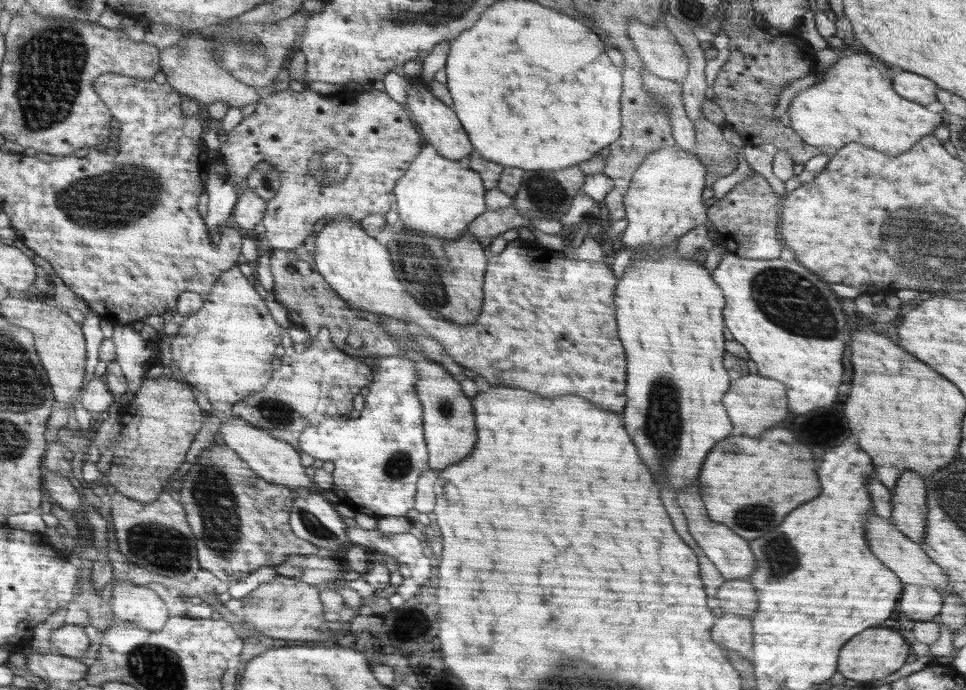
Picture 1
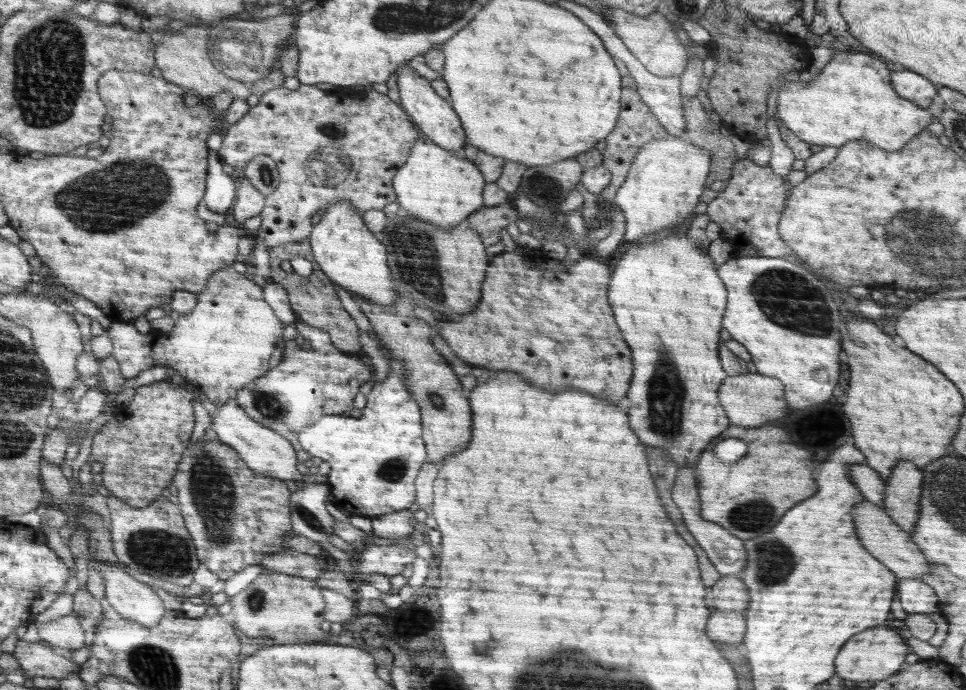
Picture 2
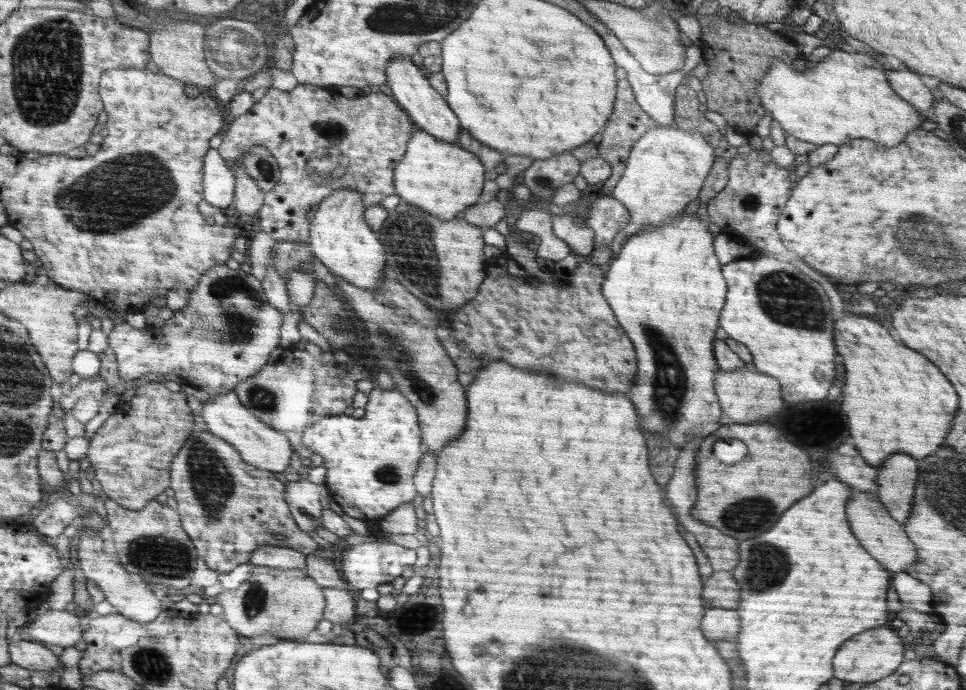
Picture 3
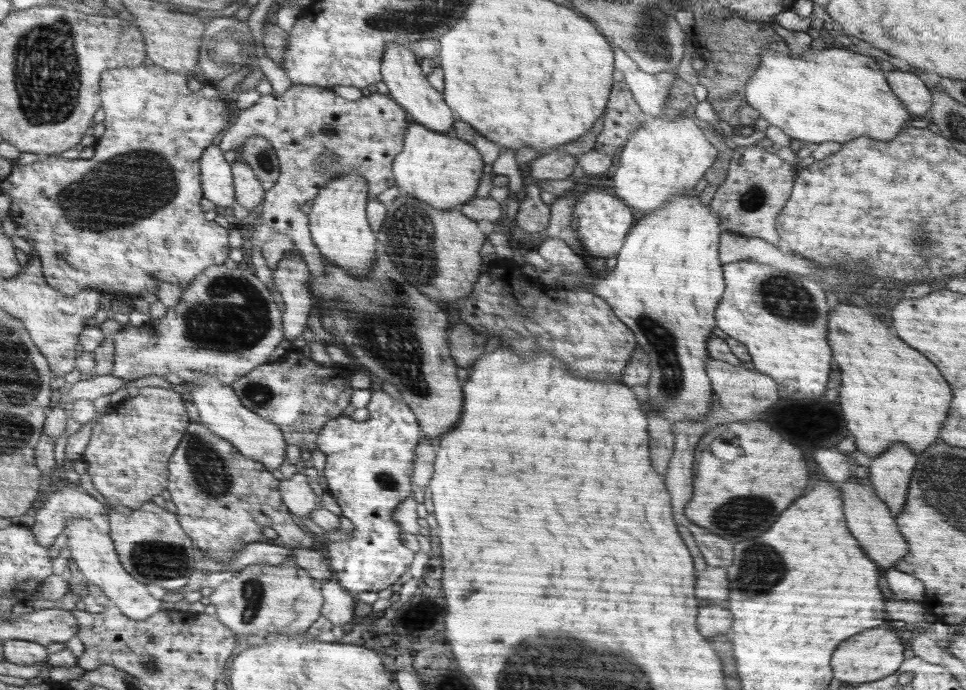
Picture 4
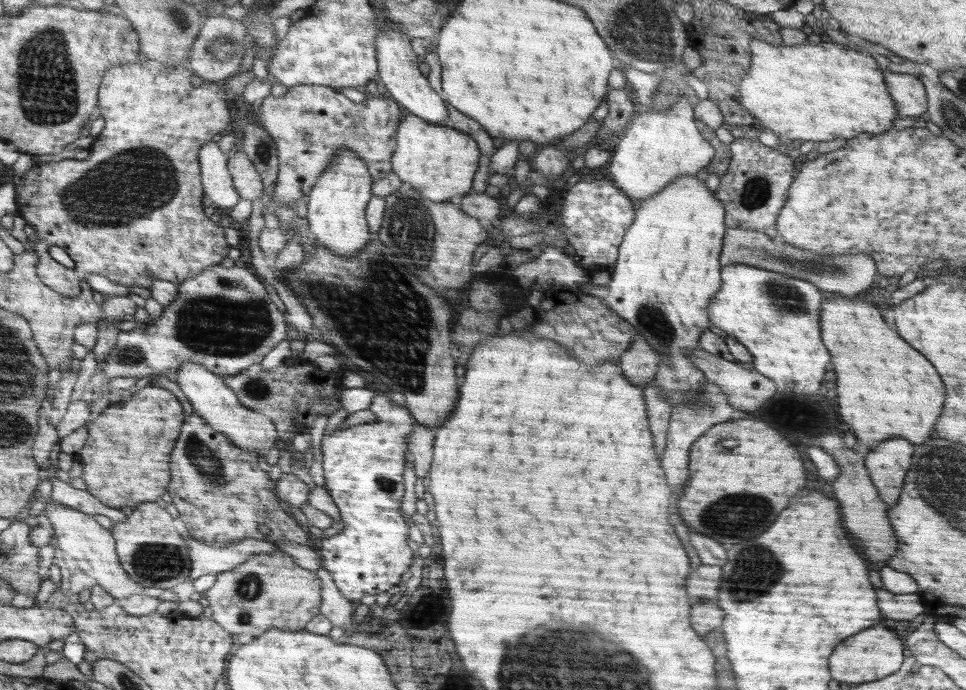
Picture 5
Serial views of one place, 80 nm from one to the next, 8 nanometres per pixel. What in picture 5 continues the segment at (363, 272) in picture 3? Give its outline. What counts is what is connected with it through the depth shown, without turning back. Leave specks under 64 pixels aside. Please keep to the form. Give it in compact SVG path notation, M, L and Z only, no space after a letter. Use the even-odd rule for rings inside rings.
M341 148L306 198L307 220L315 242L337 254L359 254L371 240L372 232L367 224L366 211L372 199L372 190L374 181L367 165L353 150Z

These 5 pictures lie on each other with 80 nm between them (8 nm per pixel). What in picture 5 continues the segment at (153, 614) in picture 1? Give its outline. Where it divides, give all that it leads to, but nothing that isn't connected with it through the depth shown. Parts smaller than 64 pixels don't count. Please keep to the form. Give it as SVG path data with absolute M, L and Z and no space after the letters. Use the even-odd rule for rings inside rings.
M52 498L49 499L44 512L49 516L55 530L54 536L58 540L58 548L60 546L60 550L70 554L78 562L78 566L96 580L98 586L111 593L116 599L116 604L126 613L132 616L148 616L160 608L162 600L148 596L148 588L128 576L118 558L111 532L99 525L92 515L84 514L75 508L68 508L59 502L53 502Z

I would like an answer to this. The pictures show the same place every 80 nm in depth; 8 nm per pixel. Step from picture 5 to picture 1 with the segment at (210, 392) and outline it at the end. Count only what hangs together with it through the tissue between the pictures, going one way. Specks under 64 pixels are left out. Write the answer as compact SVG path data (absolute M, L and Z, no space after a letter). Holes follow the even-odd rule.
M232 416L226 423L222 422L218 434L222 435L226 446L235 450L264 480L274 484L283 484L299 492L310 491L312 488L313 479L308 477L304 471L306 466L302 463L300 451L291 444L272 436L262 428L248 424L239 416Z

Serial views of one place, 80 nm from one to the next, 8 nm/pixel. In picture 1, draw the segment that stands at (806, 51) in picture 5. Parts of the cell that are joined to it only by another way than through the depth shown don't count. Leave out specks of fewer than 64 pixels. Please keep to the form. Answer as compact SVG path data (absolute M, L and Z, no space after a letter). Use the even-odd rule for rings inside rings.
M854 54L840 58L824 80L800 92L788 107L792 129L806 144L839 149L857 142L888 156L908 152L924 136L933 135L944 120L926 106L906 100L892 90L890 70L872 56Z

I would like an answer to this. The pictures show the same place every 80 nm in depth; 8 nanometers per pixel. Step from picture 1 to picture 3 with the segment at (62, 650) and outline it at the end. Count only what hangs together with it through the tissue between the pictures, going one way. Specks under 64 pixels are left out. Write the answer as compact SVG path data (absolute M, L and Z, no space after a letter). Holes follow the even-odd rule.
M48 611L30 618L28 634L43 644L56 644L64 649L83 638L79 617L70 611Z

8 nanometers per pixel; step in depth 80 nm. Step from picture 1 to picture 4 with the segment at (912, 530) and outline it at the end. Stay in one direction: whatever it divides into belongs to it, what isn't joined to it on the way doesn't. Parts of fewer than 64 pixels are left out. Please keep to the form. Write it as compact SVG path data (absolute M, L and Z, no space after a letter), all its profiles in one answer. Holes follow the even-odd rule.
M894 444L866 464L875 493L895 517L903 511L914 466L916 456L904 444Z

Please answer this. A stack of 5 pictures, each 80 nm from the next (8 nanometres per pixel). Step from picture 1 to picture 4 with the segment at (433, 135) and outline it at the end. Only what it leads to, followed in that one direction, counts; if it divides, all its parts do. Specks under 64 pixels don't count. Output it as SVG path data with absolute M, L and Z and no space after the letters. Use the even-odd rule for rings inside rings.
M389 43L383 55L381 81L390 90L389 97L399 102L412 115L414 122L427 126L434 132L452 133L455 114L446 103L443 94L432 88L423 73L422 66L416 61L413 47L404 44Z

